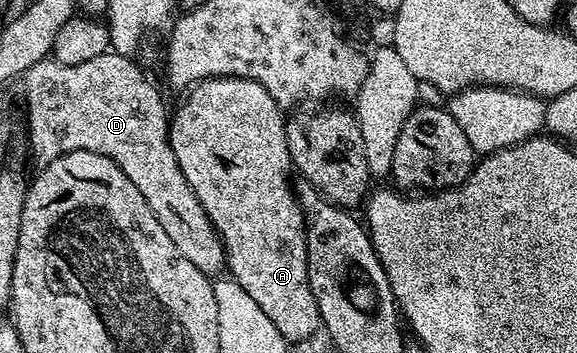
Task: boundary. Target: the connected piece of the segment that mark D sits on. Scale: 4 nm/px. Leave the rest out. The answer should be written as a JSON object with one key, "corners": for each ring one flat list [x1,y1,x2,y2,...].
{"corners":[[107,52,96,56,92,60,84,60,84,64,68,64,65,66,59,62,47,60,37,62,32,69,27,70,24,75,24,83,26,82,26,126,30,129,30,150,34,153,34,158,38,161,38,164,51,162,68,152,76,152,77,150,100,152,104,156,111,158,124,172,124,176,128,176,128,180,132,180,132,184,136,184,136,188,140,188,140,196,144,196,144,200,148,200,152,212,156,212,156,220,160,220,160,224,164,224,164,232,168,232,172,244,176,244,176,248,180,248,180,256,192,260,192,264,196,264,196,268,200,268,200,272,204,272,208,276,218,276,214,274,220,273,221,270,223,273,228,266,226,249,222,246,222,237,218,234,218,229,214,226,212,220,207,216,200,204,200,200,196,198,196,192,192,192,188,180,184,180,184,172,180,172,180,164,170,147,170,123,168,121,168,110,166,114,166,106,162,103,162,94,146,79,145,72,134,61,133,57,125,54]]}

